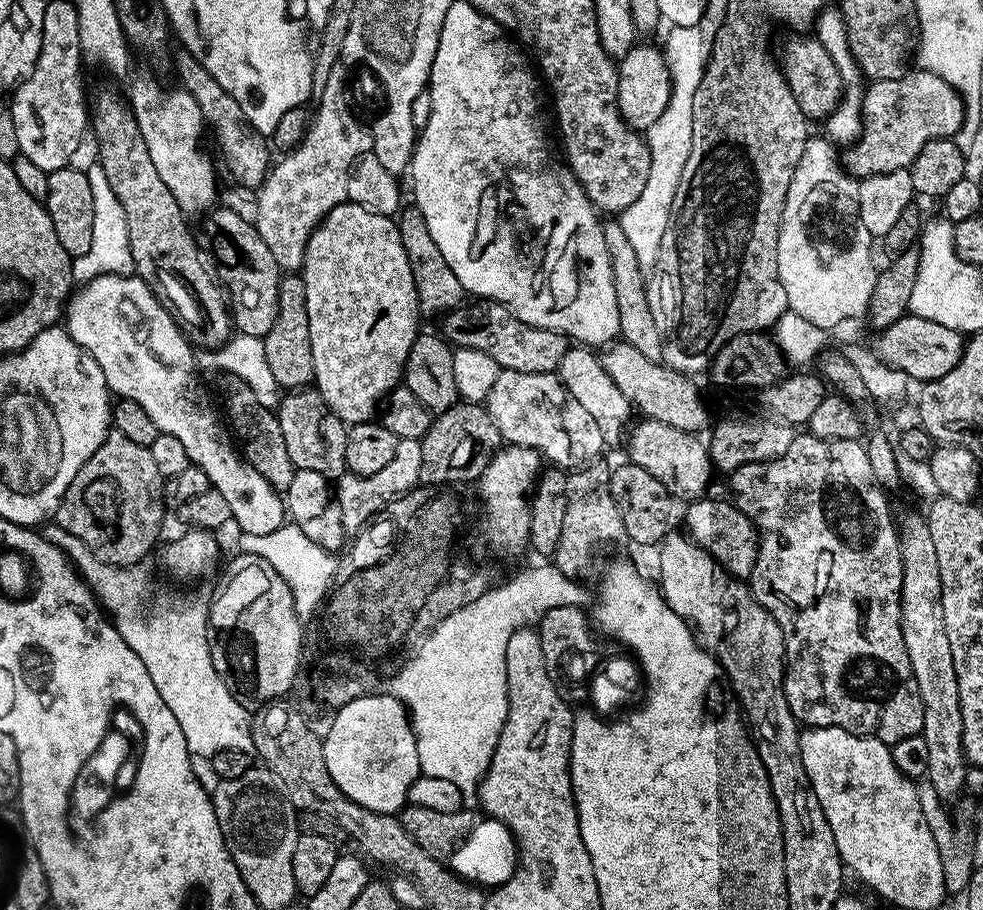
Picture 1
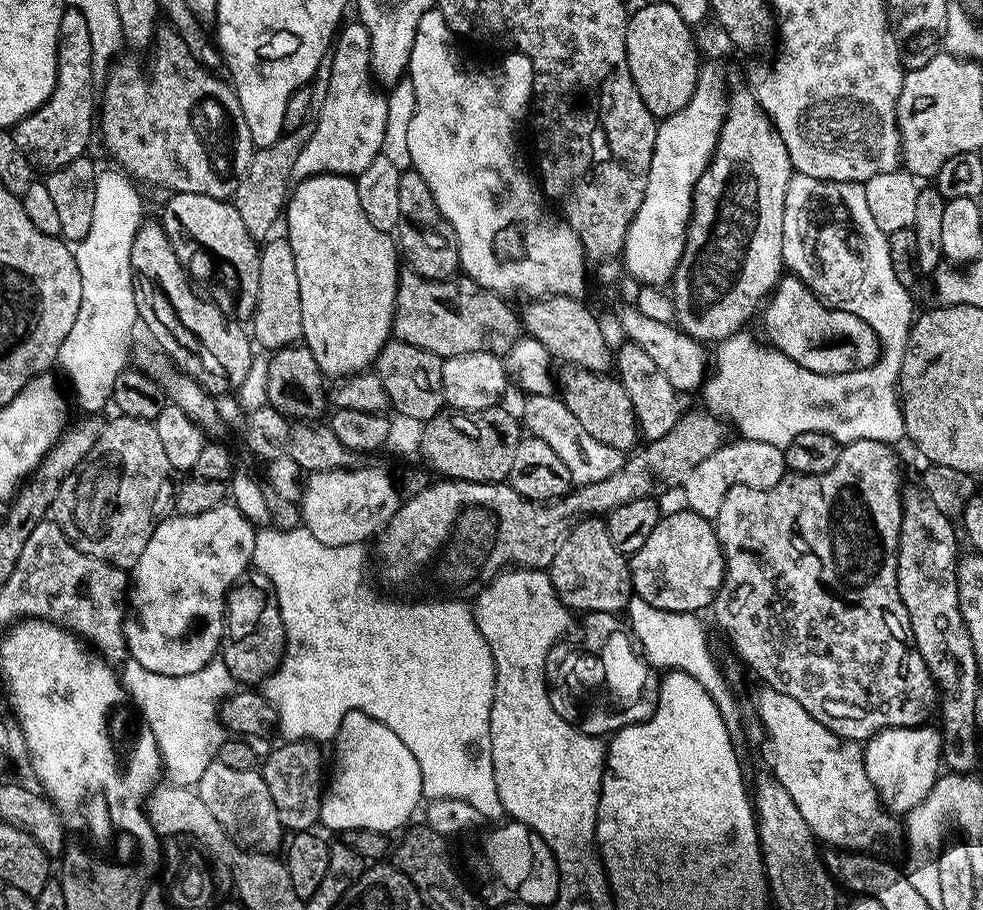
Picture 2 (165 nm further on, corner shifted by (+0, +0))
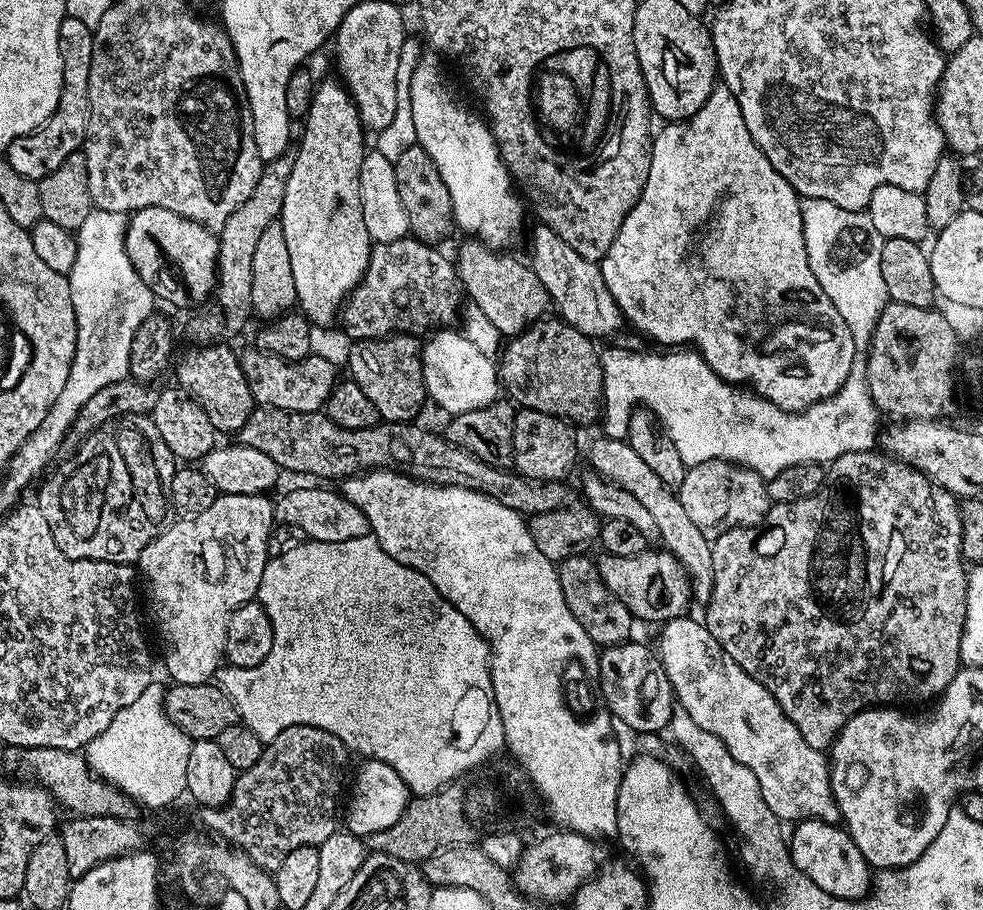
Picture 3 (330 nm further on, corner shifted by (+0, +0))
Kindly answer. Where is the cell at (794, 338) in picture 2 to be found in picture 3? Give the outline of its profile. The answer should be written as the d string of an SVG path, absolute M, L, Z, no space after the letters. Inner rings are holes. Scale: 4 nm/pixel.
M722 82L712 89L710 98L688 120L677 120L663 125L664 129L655 133L652 141L652 161L650 174L646 178L646 186L638 198L638 202L626 214L614 242L610 242L610 250L606 250L604 259L599 261L602 278L606 282L606 290L620 307L625 321L633 324L644 336L649 336L656 346L691 346L699 352L700 357L729 384L747 386L764 400L787 412L803 412L809 404L832 396L843 388L848 371L854 367L852 360L858 355L858 349L846 322L842 322L842 314L834 310L834 302L826 298L822 286L818 286L818 278L810 270L810 258L806 258L806 238L802 234L801 197L792 188L774 166L770 166L770 158L762 154L762 150L754 142L750 130L746 130L746 122L742 118L742 109L738 106L738 98L730 94L730 90Z

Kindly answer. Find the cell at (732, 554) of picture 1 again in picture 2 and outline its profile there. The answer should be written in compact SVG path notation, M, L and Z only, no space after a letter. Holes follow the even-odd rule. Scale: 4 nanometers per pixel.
M694 511L672 512L654 526L654 534L646 538L642 550L631 553L632 591L637 597L657 607L658 610L699 613L716 599L716 591L724 585L724 549L716 537L713 521Z

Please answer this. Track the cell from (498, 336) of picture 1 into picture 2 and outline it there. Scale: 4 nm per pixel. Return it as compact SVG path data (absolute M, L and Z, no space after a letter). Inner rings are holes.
M404 270L396 291L392 336L441 358L475 352L492 352L503 357L522 335L517 309L504 300L507 299L501 293L491 292L463 274L451 280L427 280L417 272Z

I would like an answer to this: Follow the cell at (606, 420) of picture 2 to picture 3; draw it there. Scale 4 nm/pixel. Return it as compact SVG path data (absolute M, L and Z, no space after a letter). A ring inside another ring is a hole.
M545 318L536 321L503 345L502 359L498 364L498 379L503 391L509 392L507 395L520 408L529 408L538 410L542 414L557 416L573 426L592 424L595 420L597 423L602 416L604 387L600 379L600 352L592 344L595 344L593 337L574 330L574 326L570 326L562 319Z

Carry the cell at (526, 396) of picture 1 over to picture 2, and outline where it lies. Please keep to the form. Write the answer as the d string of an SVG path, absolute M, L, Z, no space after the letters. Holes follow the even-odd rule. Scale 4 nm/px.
M559 395L528 396L525 401L524 416L522 415L523 427L531 435L546 442L546 446L550 446L550 450L554 450L554 454L558 454L558 458L562 458L562 462L566 462L573 481L577 485L608 480L610 474L614 474L614 470L618 470L624 465L625 453L598 442L598 438L590 438L590 434L586 434L586 430L582 430L578 418L574 418L574 414L570 414L570 410Z

